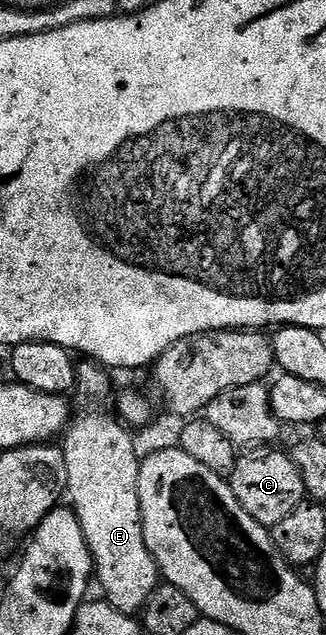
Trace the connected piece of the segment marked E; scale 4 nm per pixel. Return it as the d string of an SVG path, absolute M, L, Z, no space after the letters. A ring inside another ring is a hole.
M88 407L85 411L80 411L77 415L75 412L71 416L70 426L62 436L68 478L66 499L82 525L86 545L92 554L94 579L97 584L100 582L100 587L104 590L103 598L124 615L135 616L143 612L150 593L154 593L162 576L150 549L146 549L138 493L140 459L138 454L136 455L136 443L132 440L133 432L122 425L121 420L111 410L109 411L99 411L96 407Z

